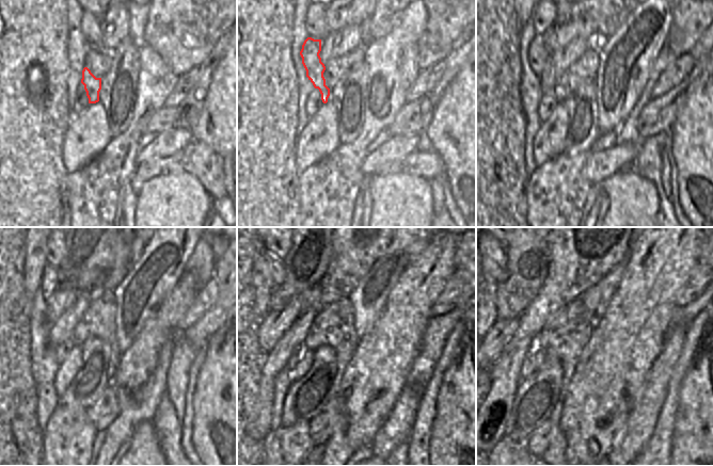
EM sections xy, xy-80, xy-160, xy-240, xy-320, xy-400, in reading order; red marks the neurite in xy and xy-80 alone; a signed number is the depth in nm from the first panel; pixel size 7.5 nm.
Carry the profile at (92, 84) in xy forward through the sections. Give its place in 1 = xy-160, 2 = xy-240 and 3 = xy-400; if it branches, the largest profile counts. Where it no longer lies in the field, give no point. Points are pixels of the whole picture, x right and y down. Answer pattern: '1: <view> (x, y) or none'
1: xy-160 (538, 55)
2: xy-240 (50, 276)
3: xy-400 (497, 258)

